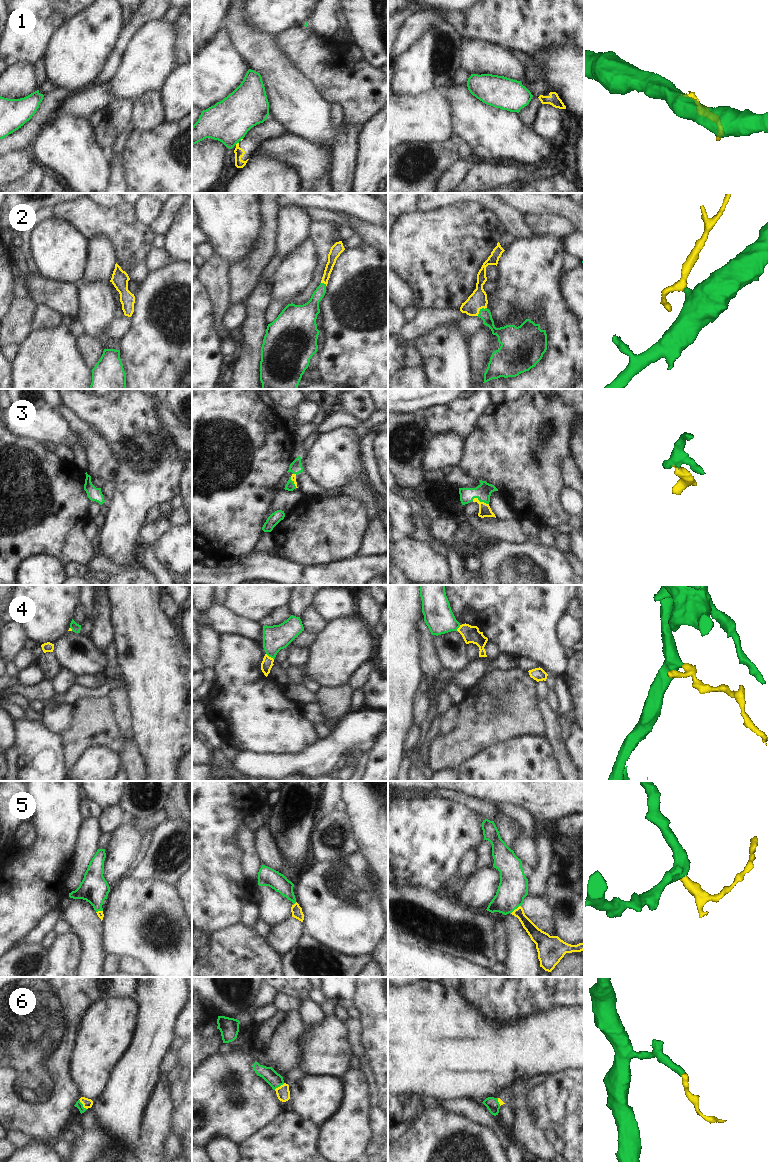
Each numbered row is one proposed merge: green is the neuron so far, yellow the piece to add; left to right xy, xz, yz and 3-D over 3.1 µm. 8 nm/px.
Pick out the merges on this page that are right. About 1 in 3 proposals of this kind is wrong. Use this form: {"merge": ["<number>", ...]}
{"merge": ["2", "3", "5", "6"]}

